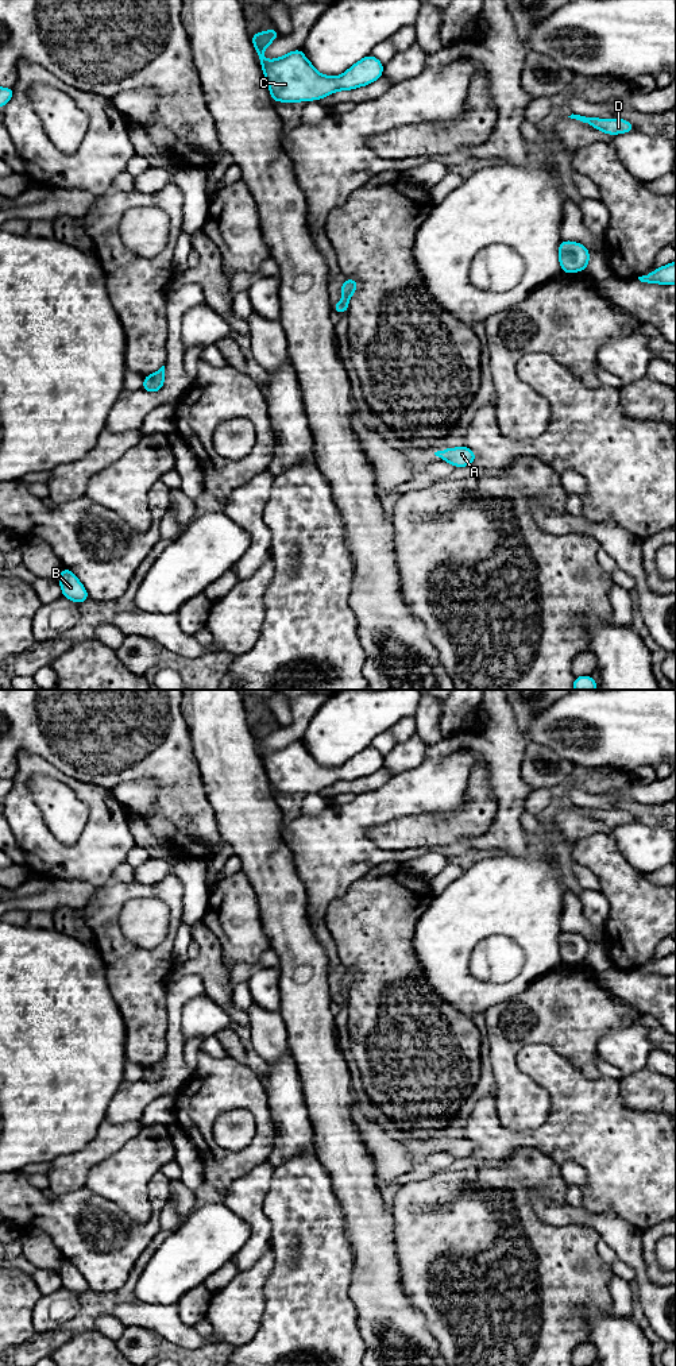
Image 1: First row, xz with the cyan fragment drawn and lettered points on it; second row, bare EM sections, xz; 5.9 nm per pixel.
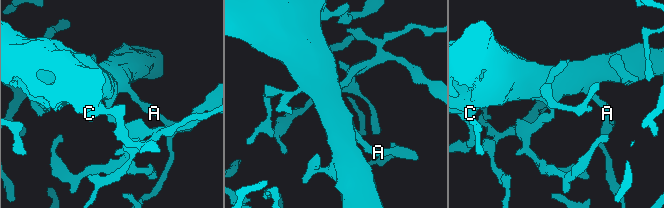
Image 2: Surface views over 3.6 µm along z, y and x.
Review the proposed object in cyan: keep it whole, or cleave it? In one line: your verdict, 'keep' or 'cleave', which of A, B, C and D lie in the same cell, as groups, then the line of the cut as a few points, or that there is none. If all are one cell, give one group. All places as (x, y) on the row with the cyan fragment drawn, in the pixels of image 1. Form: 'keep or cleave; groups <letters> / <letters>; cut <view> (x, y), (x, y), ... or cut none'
keep; groups A B C D; cut none

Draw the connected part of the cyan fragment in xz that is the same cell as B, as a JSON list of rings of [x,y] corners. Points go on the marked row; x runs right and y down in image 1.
[[[62,567],[62,572],[58,582],[62,587],[63,598],[72,599],[76,603],[82,603],[89,598],[89,594],[85,587],[81,584],[77,576],[66,567]]]

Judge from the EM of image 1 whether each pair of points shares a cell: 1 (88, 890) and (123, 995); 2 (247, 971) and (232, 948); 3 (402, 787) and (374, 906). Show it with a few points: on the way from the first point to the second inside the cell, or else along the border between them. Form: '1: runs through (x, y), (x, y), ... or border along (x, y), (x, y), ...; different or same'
1: border along (96, 888), (93, 891); different
2: border along (221, 957), (227, 963), (244, 961), (257, 967); different
3: border along (367, 872), (358, 878), (343, 894); different

